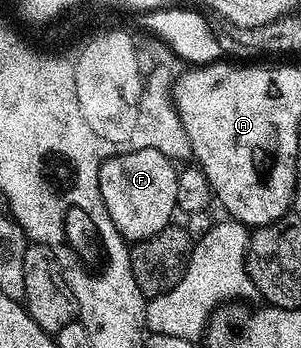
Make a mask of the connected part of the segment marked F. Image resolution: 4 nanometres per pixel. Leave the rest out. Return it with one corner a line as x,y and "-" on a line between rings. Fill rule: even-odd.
138,147
138,150
105,158
98,169
101,198
116,229
133,243
158,234
175,216
178,178
177,166
162,150

